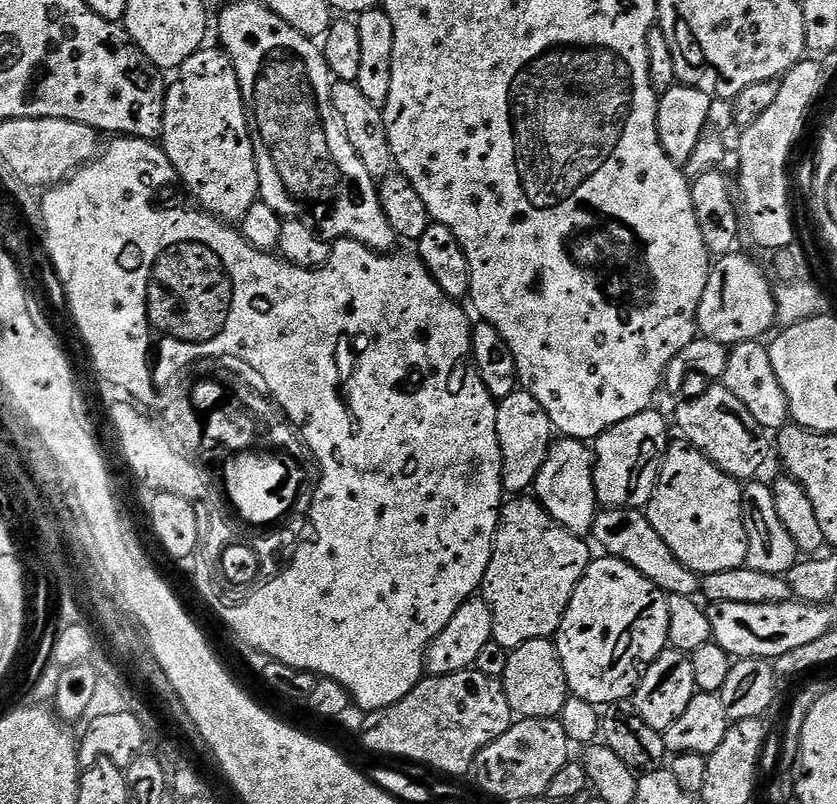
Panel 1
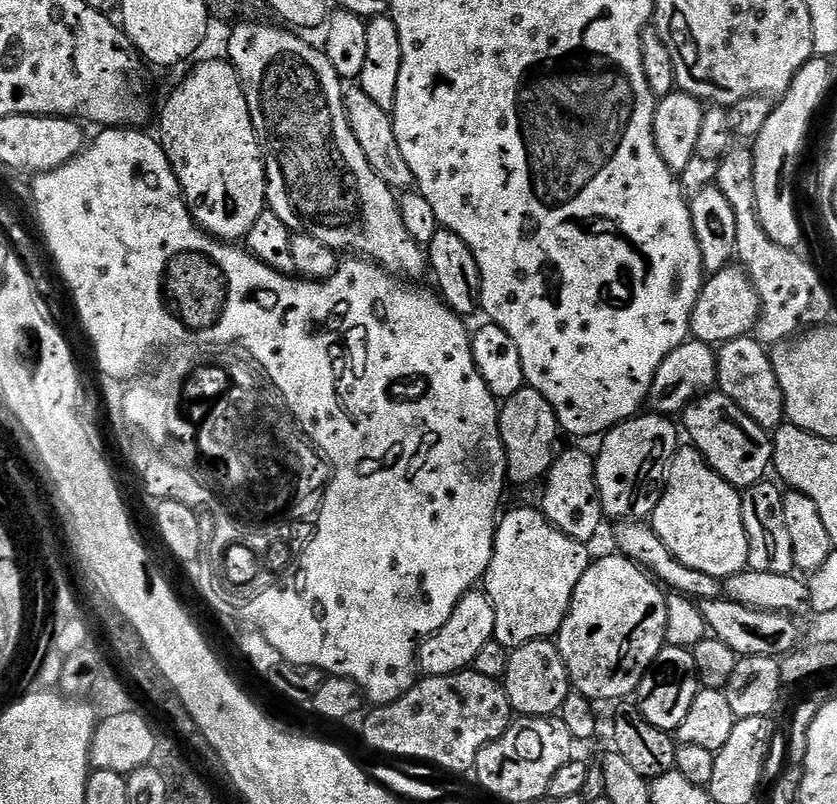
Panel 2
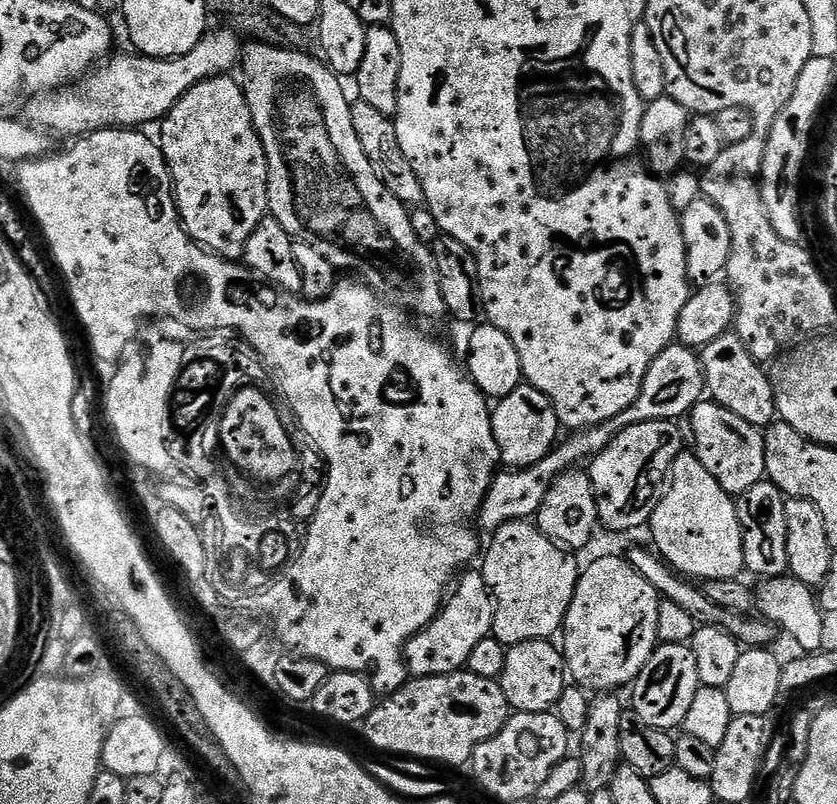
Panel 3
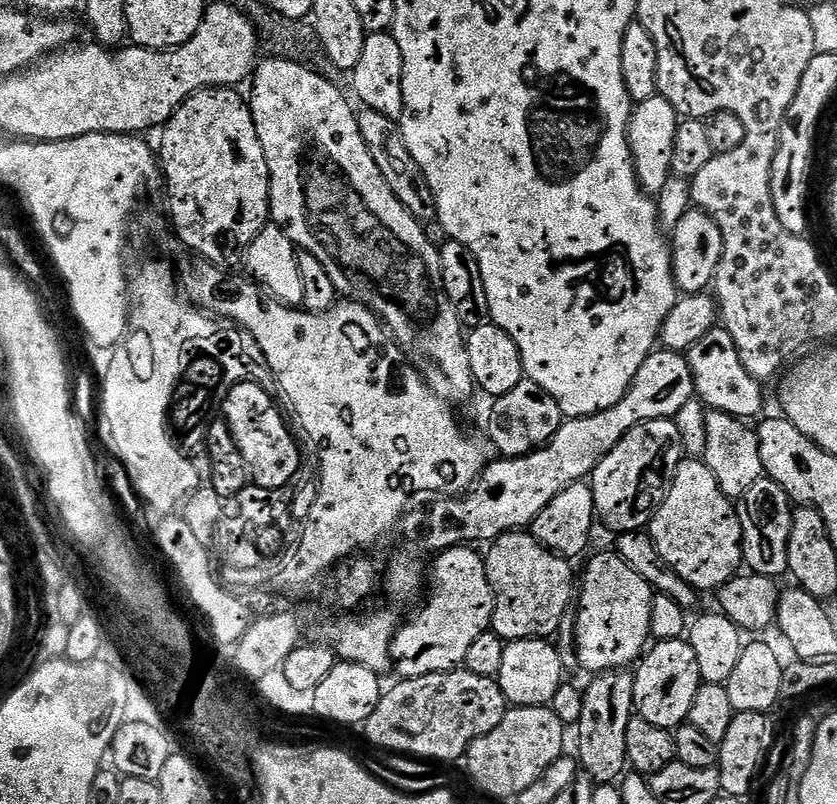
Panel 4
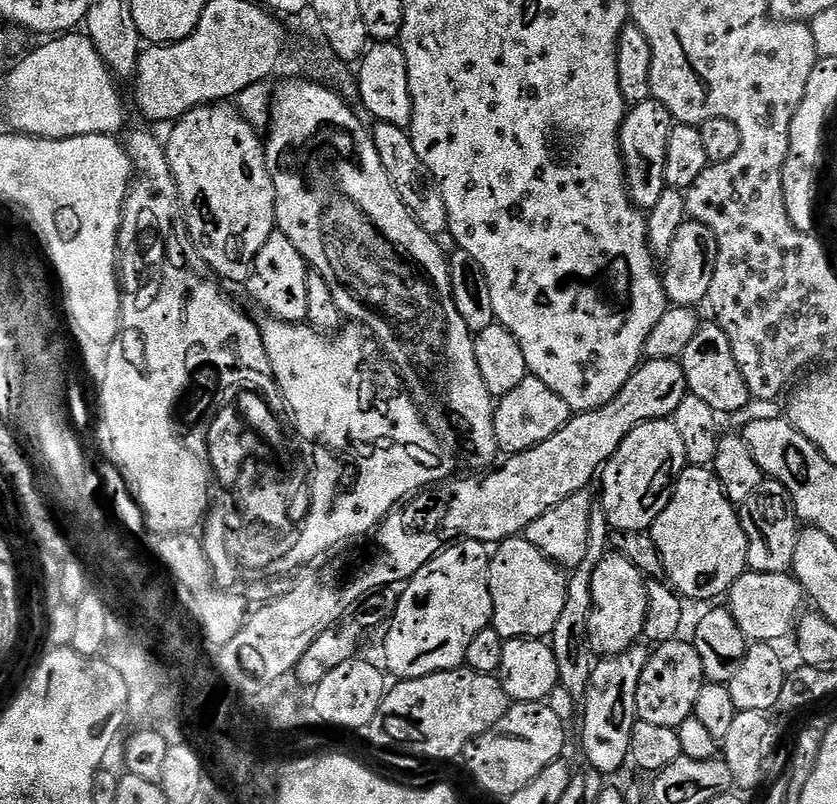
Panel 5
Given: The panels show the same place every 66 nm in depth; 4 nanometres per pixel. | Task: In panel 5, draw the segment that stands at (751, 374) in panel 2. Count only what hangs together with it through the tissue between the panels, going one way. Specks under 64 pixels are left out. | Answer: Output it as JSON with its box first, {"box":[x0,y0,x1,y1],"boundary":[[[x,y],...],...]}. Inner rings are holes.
{"box":[678,322,749,414],"boundary":[[[715,322],[701,323],[696,329],[694,338],[686,342],[686,346],[678,357],[682,374],[686,378],[689,393],[702,399],[717,414],[734,414],[749,402],[748,387],[742,382],[742,374],[738,364],[734,362],[733,351],[730,350],[729,339]]]}

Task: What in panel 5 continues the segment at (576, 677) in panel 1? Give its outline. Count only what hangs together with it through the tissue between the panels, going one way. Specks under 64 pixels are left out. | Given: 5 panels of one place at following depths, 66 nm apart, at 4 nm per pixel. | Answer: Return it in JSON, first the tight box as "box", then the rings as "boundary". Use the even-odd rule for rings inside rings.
{"box":[588,551,648,657],"boundary":[[[609,551],[590,573],[592,608],[588,618],[588,641],[591,651],[601,657],[618,655],[643,637],[648,605],[648,587],[643,572],[615,551]]]}

